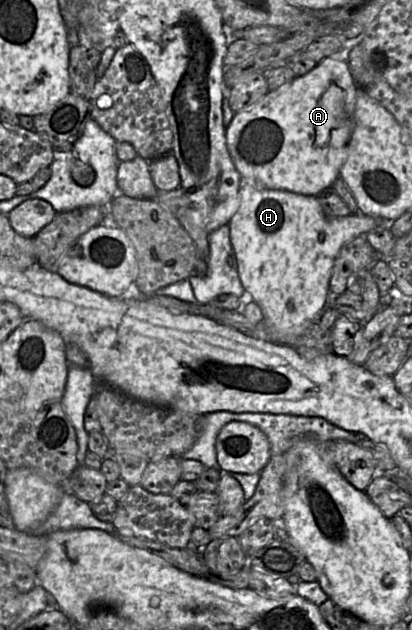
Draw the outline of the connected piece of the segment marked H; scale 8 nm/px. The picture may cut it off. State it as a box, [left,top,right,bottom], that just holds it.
[228,179,395,344]

